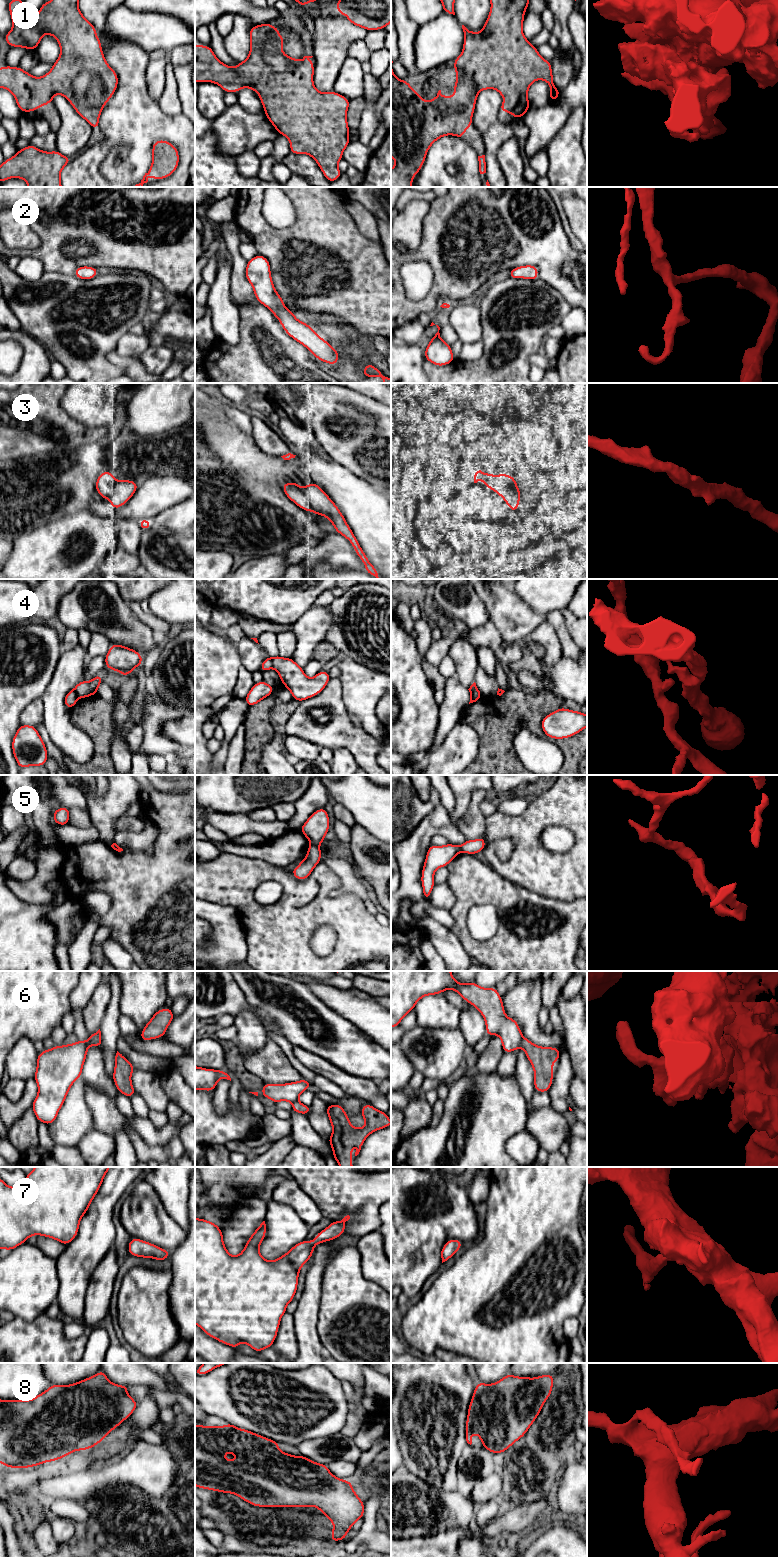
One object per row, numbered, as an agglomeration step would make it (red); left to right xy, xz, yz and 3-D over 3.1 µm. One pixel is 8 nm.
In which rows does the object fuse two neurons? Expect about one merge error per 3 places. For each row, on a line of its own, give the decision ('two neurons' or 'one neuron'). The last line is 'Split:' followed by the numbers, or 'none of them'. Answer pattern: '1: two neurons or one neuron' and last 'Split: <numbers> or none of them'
1: one neuron
2: one neuron
3: one neuron
4: two neurons
5: two neurons
6: two neurons
7: one neuron
8: one neuron
Split: 4, 5, 6

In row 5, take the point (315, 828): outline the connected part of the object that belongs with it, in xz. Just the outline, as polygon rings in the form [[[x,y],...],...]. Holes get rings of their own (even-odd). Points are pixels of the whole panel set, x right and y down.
[[[325,808],[316,810],[302,825],[300,831],[310,843],[319,845],[325,840],[330,828],[329,815]]]

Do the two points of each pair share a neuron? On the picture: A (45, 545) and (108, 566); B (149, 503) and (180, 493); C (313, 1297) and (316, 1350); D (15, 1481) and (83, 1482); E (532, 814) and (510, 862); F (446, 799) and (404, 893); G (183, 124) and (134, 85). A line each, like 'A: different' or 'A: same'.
A: different
B: same
C: same
D: different
E: same
F: different
G: same

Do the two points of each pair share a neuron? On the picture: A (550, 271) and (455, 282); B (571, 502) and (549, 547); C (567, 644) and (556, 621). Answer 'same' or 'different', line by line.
A: same
B: different
C: same

